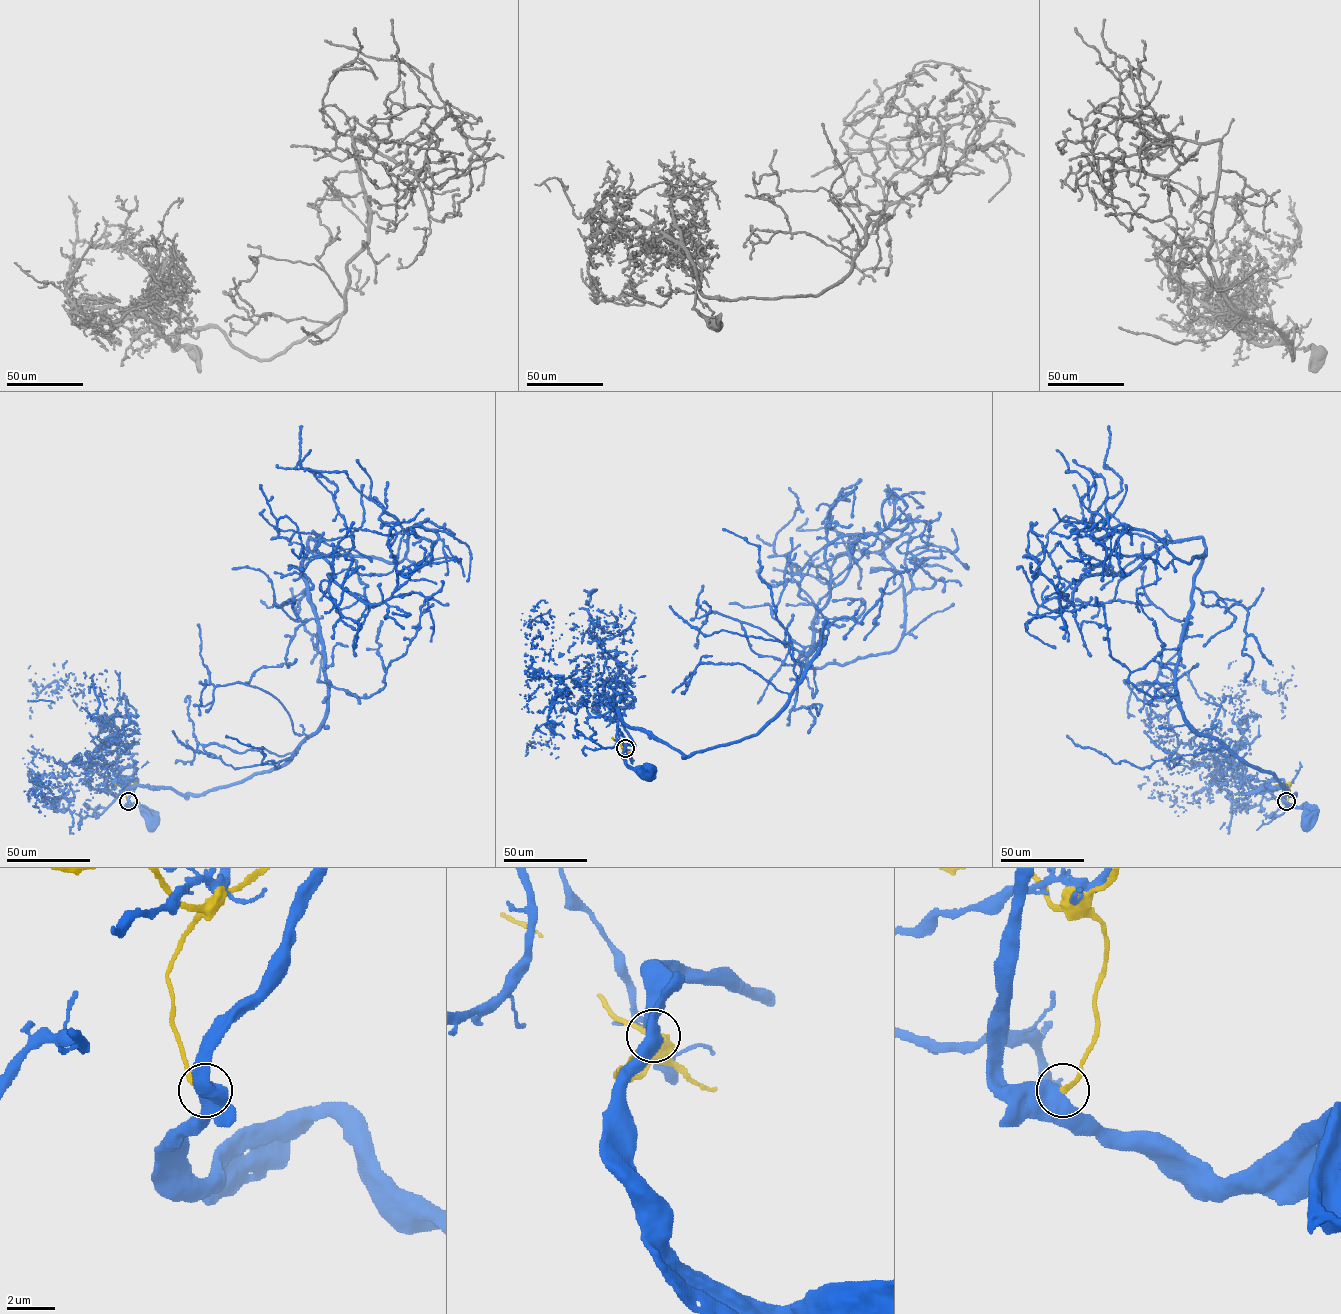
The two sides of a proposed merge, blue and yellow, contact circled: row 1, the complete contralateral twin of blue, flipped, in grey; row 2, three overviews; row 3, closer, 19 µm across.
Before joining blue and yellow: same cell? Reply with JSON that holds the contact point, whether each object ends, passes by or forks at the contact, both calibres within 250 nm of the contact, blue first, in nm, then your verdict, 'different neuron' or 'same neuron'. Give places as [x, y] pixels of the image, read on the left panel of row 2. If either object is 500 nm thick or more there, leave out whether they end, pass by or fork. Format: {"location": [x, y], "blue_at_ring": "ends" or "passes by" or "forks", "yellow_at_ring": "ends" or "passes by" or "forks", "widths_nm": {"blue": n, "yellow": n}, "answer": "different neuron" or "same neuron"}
{"location": [128, 801], "widths_nm": {"blue": 700, "yellow": 190}, "answer": "different neuron"}

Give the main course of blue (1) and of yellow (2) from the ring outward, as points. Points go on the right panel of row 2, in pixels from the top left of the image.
1: (1286, 801), (1298, 807), (1308, 805), (1305, 824)
2: (1286, 801), (1289, 789), (1275, 784)

